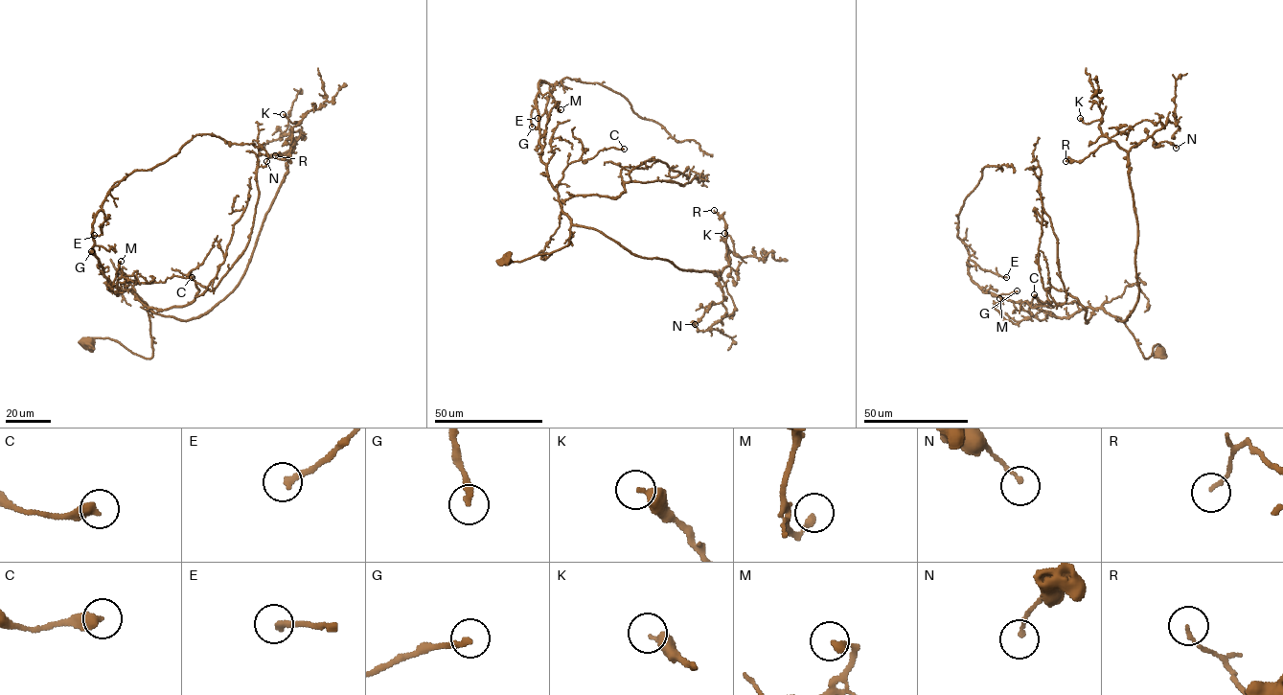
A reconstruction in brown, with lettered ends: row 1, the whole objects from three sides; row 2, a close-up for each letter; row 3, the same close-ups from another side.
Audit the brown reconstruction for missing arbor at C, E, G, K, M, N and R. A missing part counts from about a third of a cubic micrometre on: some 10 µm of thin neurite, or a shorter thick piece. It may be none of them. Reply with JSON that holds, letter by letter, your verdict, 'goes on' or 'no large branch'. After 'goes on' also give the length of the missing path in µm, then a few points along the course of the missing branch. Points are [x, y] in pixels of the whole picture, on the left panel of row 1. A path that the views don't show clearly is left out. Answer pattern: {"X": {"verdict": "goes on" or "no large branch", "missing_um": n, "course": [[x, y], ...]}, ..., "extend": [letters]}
{"C": {"verdict": "no large branch"}, "E": {"verdict": "goes on", "missing_um": 15, "course": [[94, 235], [86, 230], [81, 243]]}, "G": {"verdict": "no large branch"}, "K": {"verdict": "no large branch"}, "M": {"verdict": "no large branch"}, "N": {"verdict": "no large branch"}, "R": {"verdict": "no large branch"}, "extend": ["E"]}

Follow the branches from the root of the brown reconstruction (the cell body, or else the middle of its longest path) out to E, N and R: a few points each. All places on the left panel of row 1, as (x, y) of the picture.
E: (88, 343), (105, 337), (152, 356), (148, 306), (129, 289), (112, 291), (95, 255), (102, 209), (94, 235)
N: (88, 343), (112, 338), (150, 359), (148, 309), (188, 320), (233, 289), (292, 150), (266, 161)
R: (88, 343), (112, 338), (150, 359), (148, 309), (188, 320), (223, 300), (294, 147), (288, 161), (275, 155)

